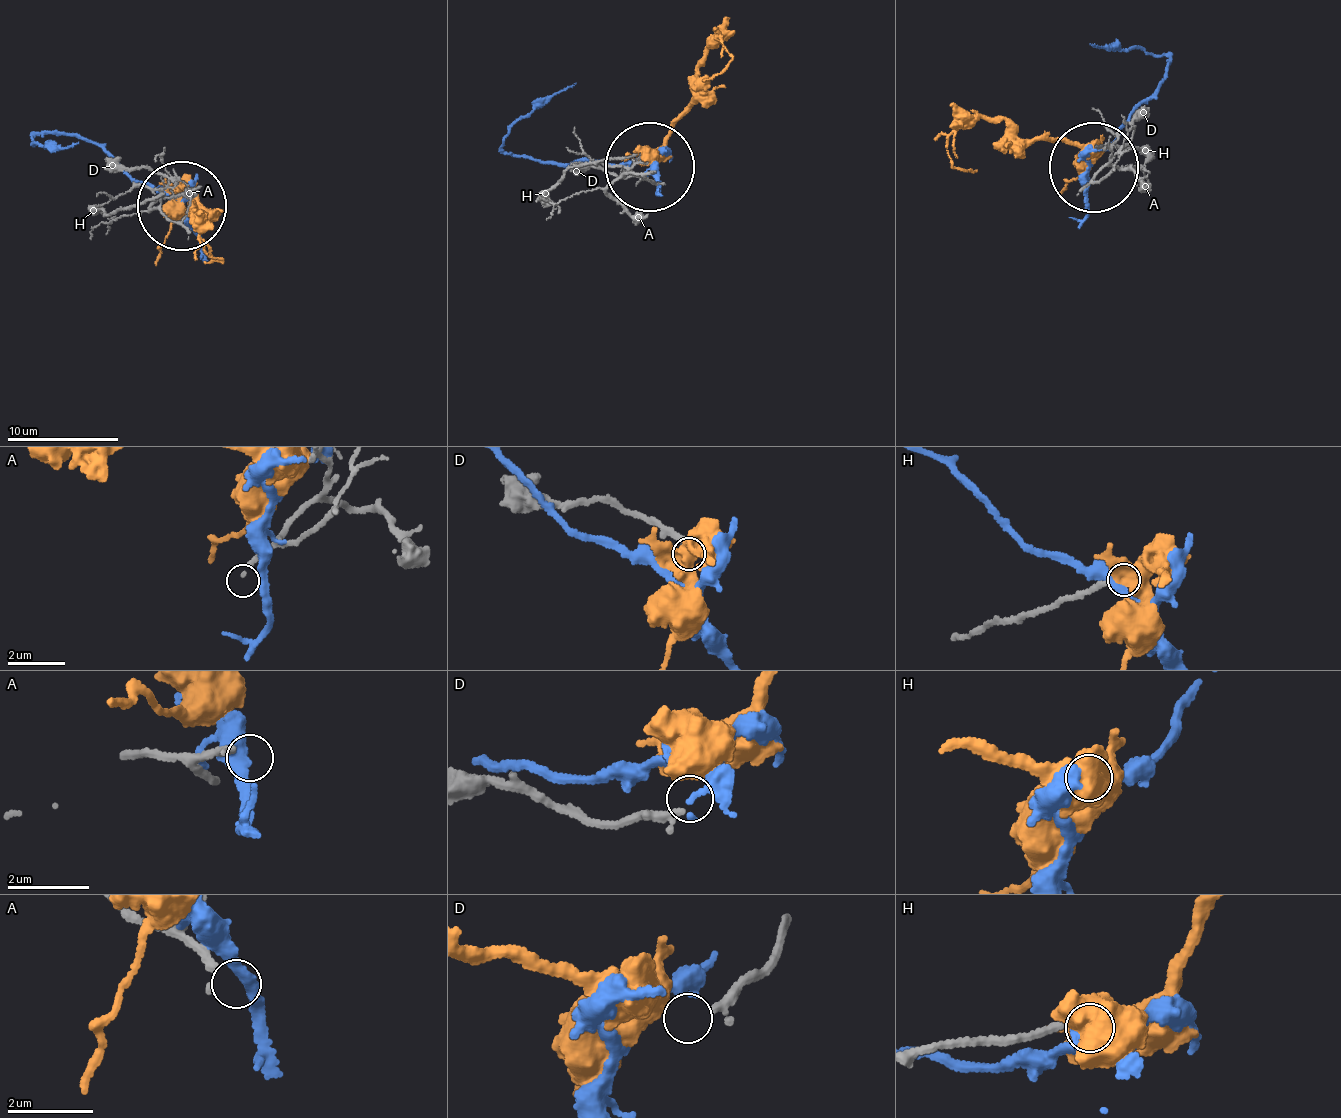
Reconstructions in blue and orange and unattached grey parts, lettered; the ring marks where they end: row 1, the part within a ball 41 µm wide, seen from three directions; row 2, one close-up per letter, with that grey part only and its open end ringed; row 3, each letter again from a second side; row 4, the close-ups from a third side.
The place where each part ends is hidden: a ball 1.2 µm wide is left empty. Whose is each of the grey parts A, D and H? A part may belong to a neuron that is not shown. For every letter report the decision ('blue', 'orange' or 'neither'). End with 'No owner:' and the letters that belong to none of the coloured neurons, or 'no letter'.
A: neither
D: neither
H: neither
No owner: A, D, H

